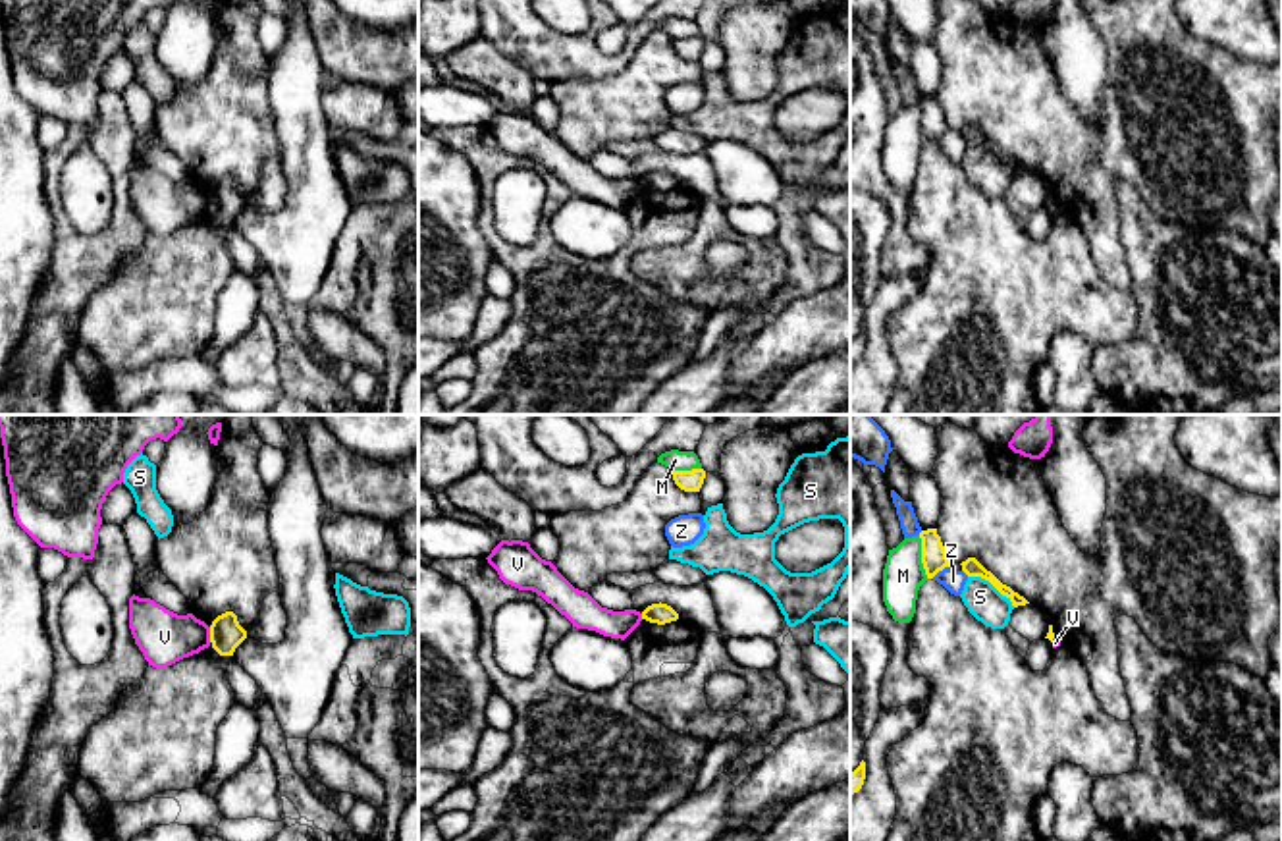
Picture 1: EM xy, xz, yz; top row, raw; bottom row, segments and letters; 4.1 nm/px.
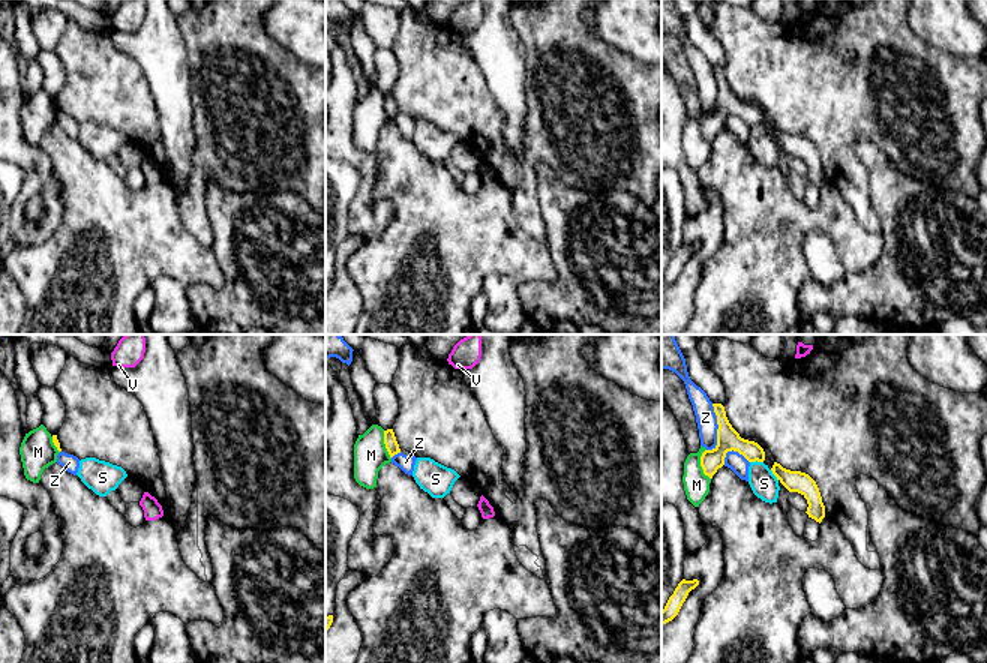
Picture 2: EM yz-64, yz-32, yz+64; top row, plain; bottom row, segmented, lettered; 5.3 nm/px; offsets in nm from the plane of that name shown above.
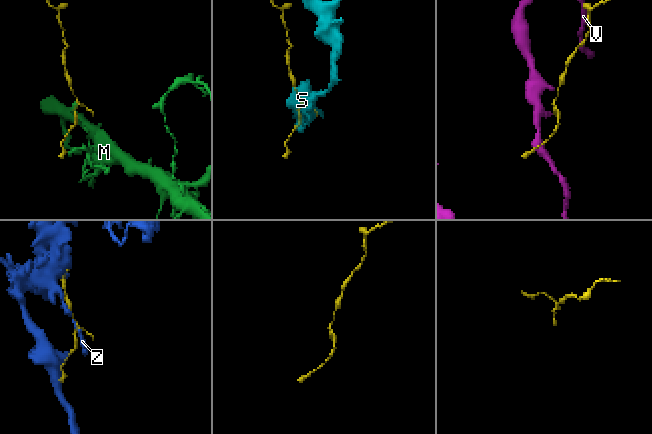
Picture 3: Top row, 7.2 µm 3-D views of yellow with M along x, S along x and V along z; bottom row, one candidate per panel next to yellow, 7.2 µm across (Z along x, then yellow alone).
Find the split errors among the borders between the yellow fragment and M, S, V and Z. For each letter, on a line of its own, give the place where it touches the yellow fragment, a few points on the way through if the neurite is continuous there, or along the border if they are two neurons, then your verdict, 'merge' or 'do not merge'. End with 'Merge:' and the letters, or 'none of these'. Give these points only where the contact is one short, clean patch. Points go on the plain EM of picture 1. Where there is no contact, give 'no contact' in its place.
M: meets yellow in yz at (922, 126); do not merge
S: meets yellow in yz at (991, 151); do not merge
V: meets yellow in xy at (211, 203); border along xy (209, 195), (211, 209); do not merge
Z: meets yellow in yz at (939, 137); do not merge
Merge: none of these

